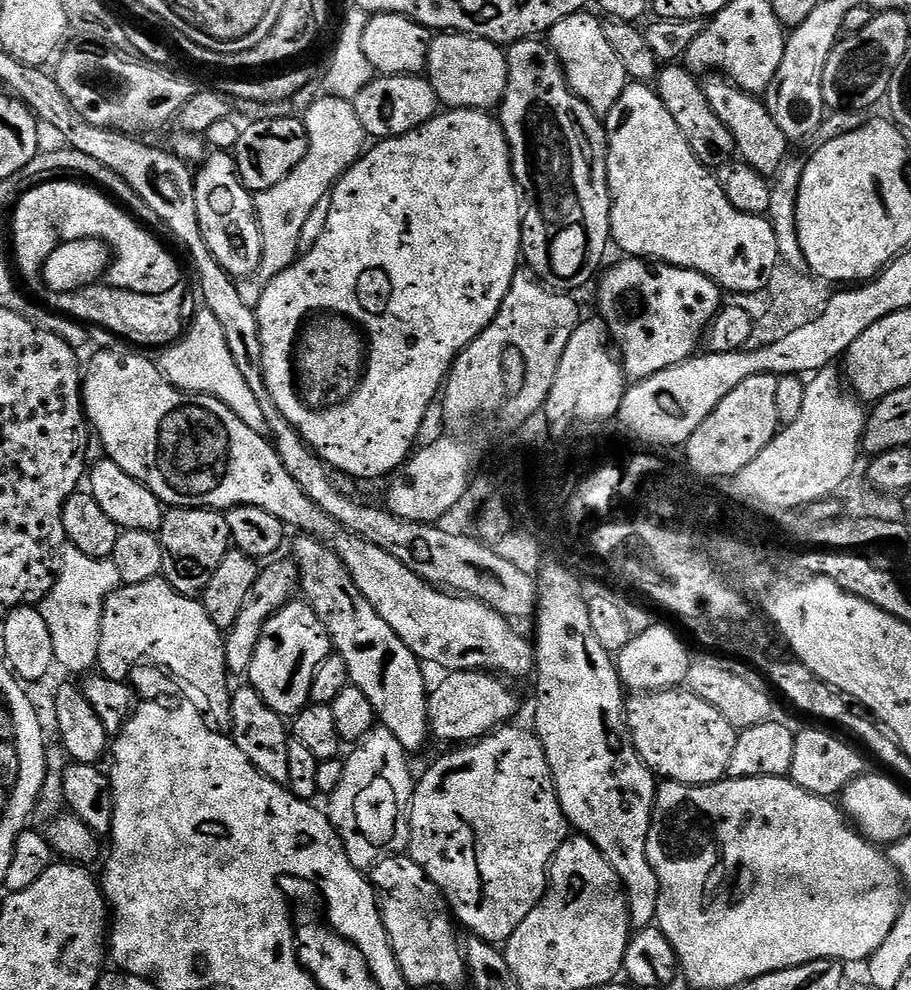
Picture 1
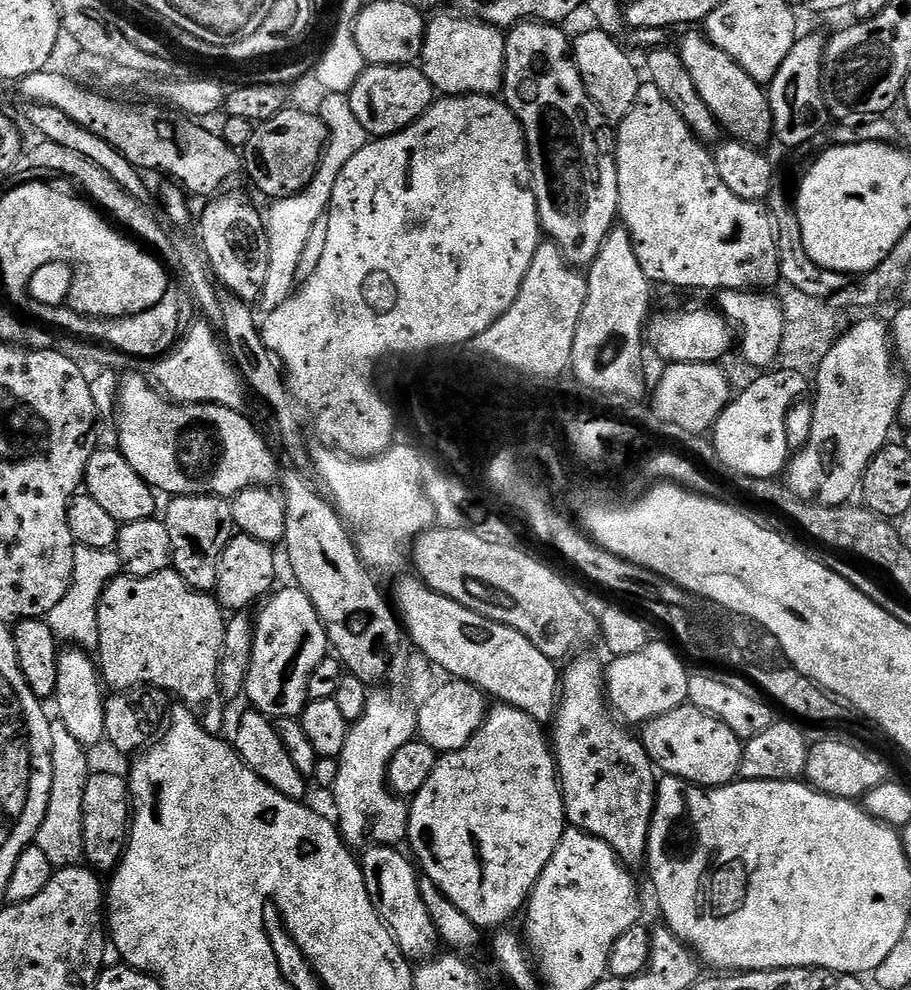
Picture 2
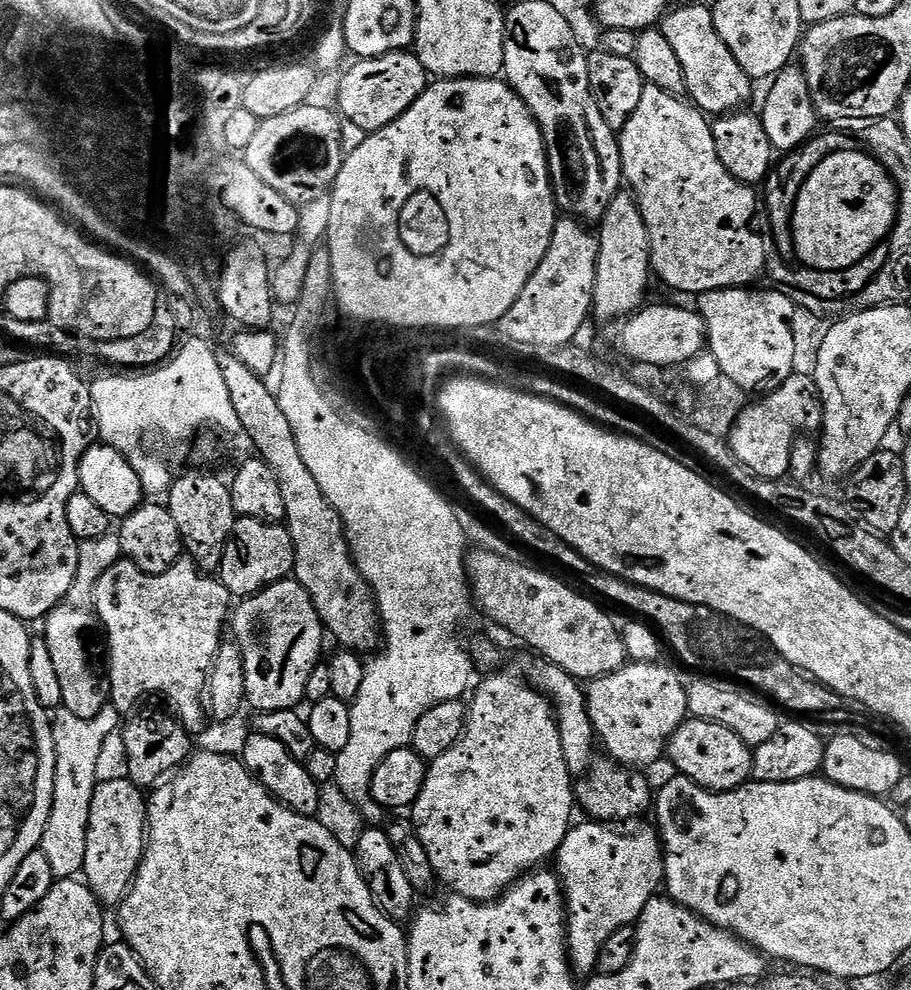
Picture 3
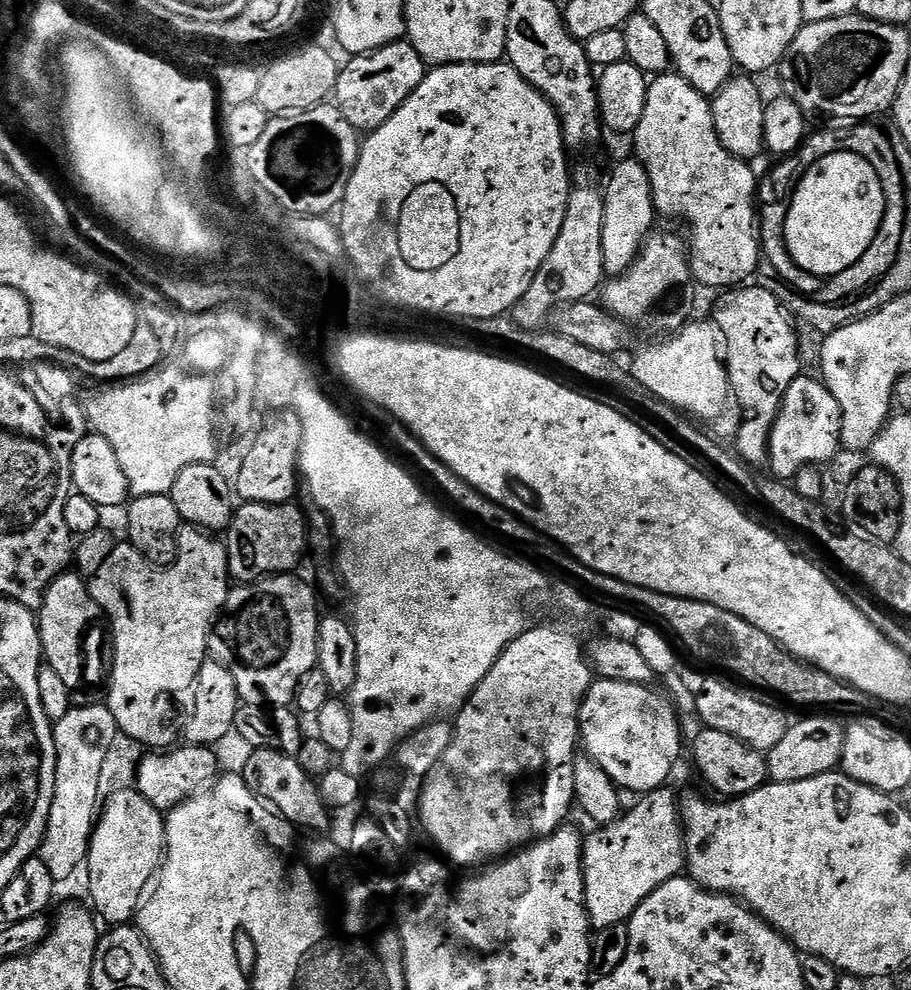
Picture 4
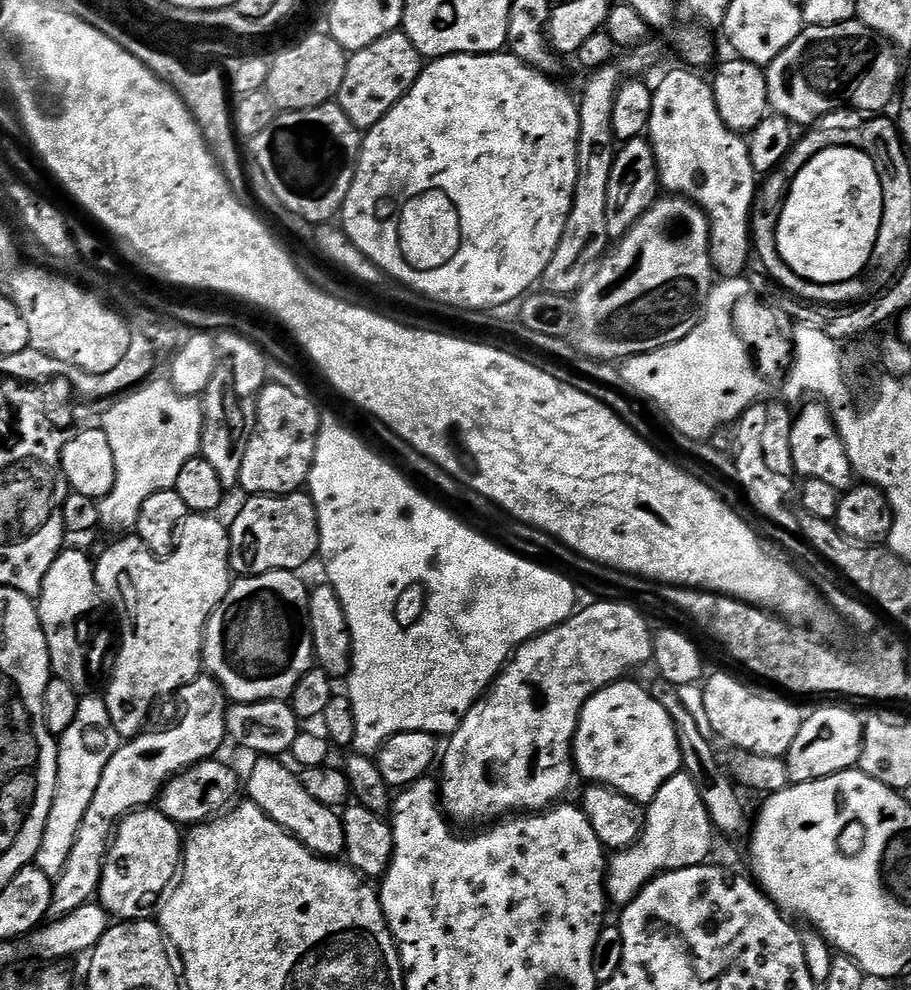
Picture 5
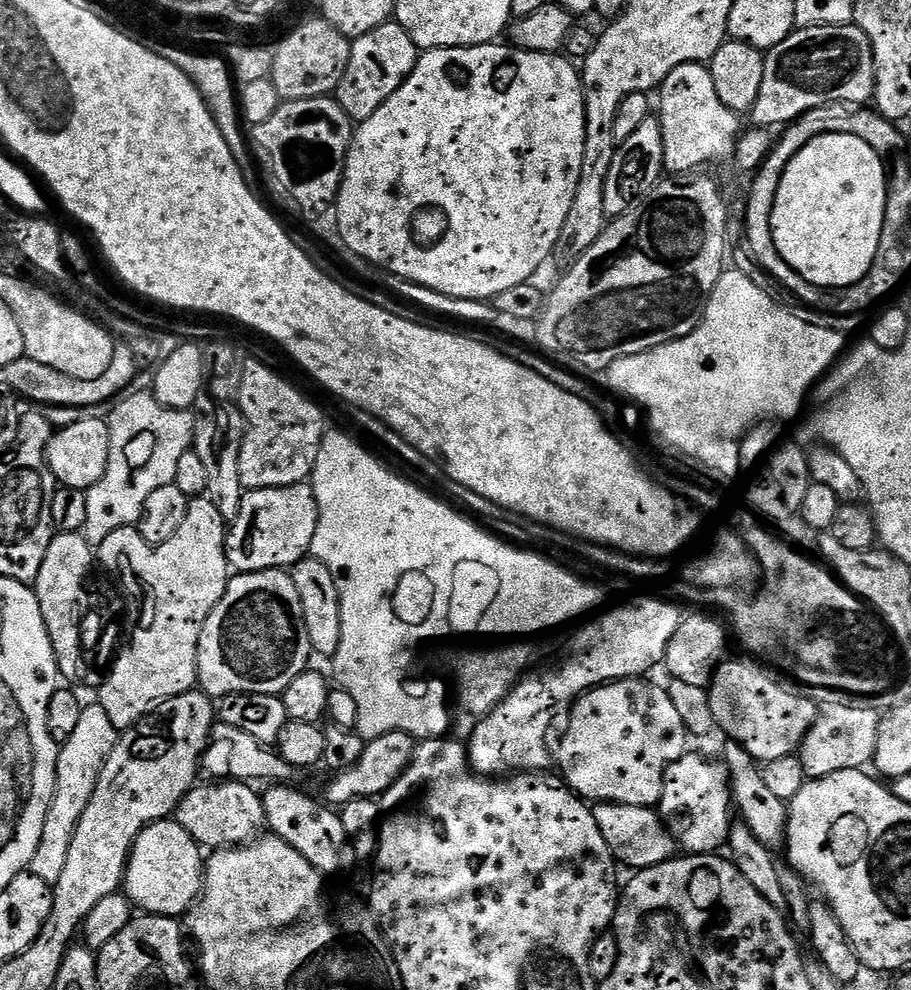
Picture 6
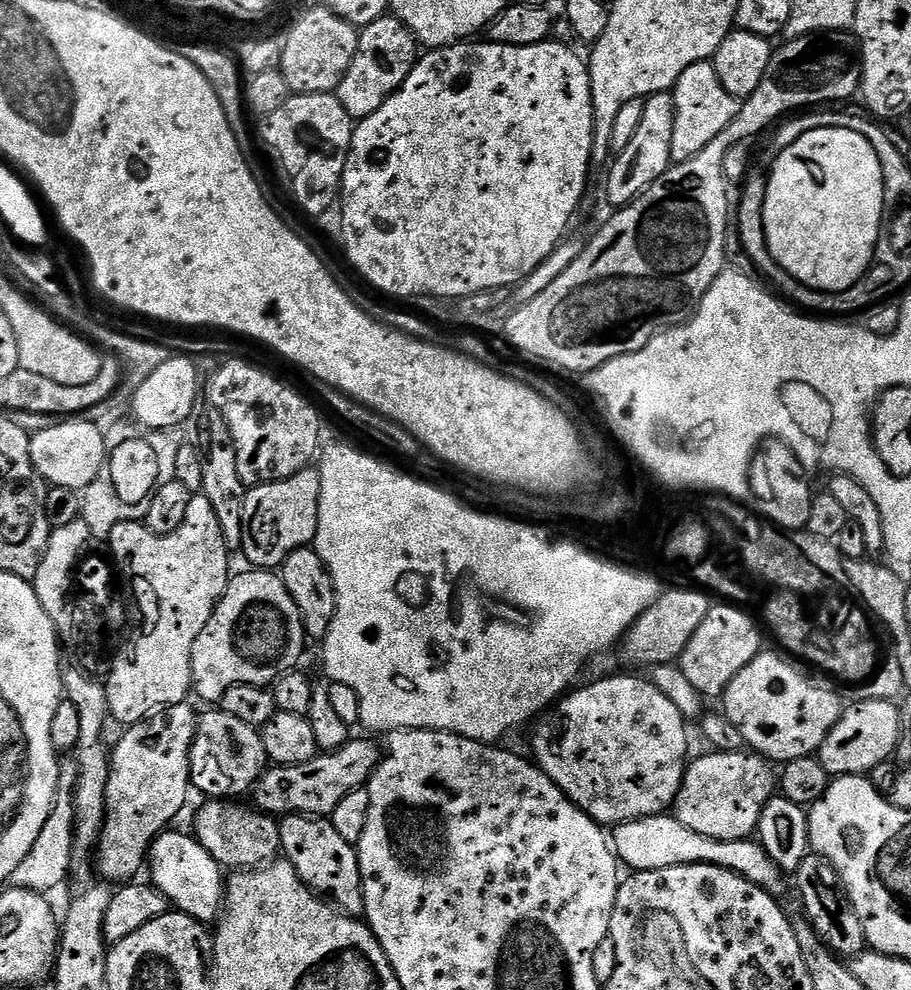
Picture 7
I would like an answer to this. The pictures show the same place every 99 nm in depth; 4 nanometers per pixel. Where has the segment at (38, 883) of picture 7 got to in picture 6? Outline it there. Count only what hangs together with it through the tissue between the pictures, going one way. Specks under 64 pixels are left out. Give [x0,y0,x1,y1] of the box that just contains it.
[30,702,121,885]

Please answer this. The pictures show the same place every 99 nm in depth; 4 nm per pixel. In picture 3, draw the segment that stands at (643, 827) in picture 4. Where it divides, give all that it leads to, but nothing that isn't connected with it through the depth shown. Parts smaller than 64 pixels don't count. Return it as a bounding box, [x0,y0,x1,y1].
[554,822,664,974]

